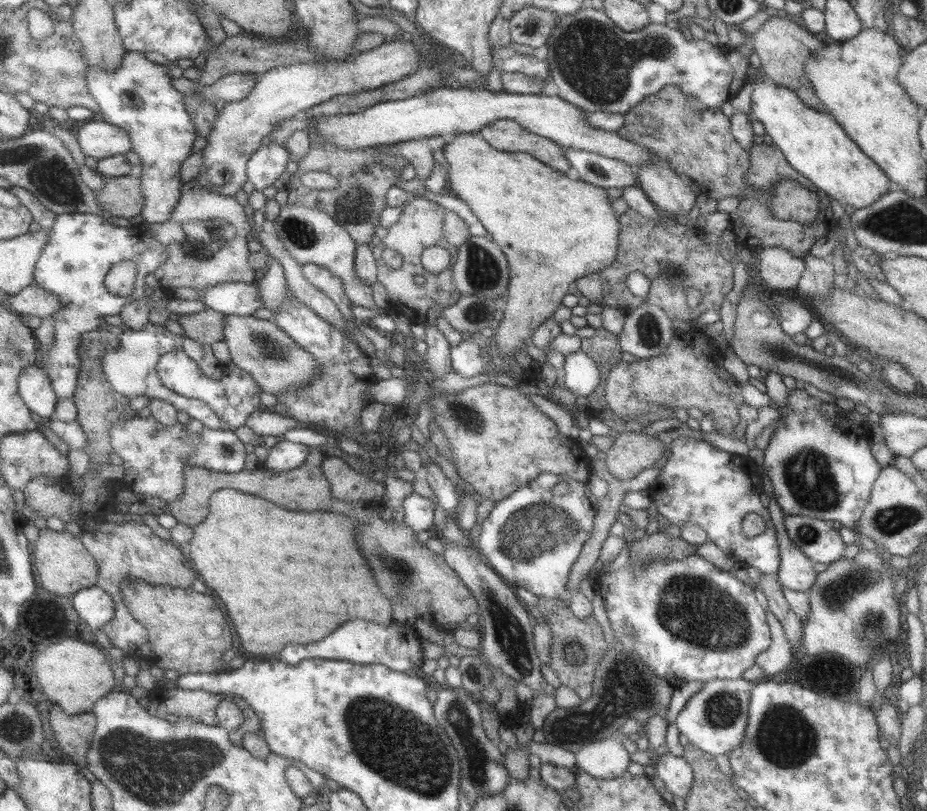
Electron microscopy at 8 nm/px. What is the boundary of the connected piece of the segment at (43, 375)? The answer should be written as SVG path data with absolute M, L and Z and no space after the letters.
M40 364L29 366L21 373L20 396L29 409L40 417L55 417L60 400L55 393L51 377Z

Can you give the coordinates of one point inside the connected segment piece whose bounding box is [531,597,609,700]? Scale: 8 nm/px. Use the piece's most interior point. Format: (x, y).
(579, 644)

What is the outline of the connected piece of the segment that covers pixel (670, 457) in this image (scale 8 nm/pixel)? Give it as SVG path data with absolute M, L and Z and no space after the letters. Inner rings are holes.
M677 438L667 448L667 456L659 463L662 466L659 476L654 480L647 491L654 501L656 510L666 518L671 526L682 528L687 522L697 524L708 537L708 541L719 547L725 555L735 560L737 566L757 568L763 574L775 575L779 566L779 549L777 545L776 530L772 524L768 509L761 505L759 499L761 469L752 463L749 457L727 454L712 444L689 438ZM755 512L762 517L766 529L762 534L753 538L745 538L741 532L741 521L745 514Z

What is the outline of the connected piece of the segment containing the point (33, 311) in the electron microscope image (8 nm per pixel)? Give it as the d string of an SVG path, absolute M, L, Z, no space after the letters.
M36 284L28 286L19 294L12 295L8 303L4 304L24 318L31 316L46 318L65 307L59 296Z

